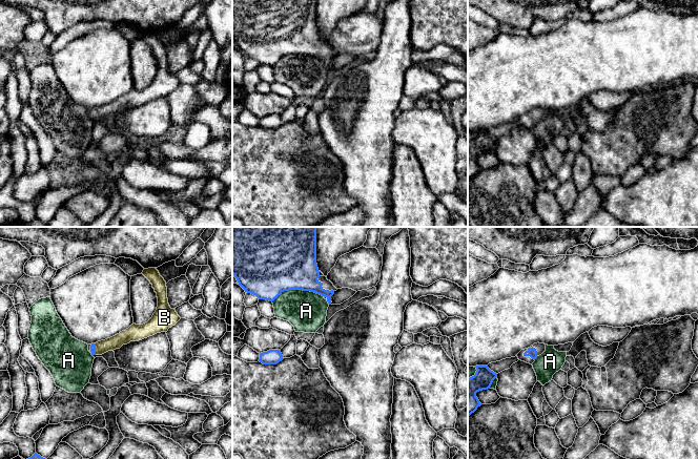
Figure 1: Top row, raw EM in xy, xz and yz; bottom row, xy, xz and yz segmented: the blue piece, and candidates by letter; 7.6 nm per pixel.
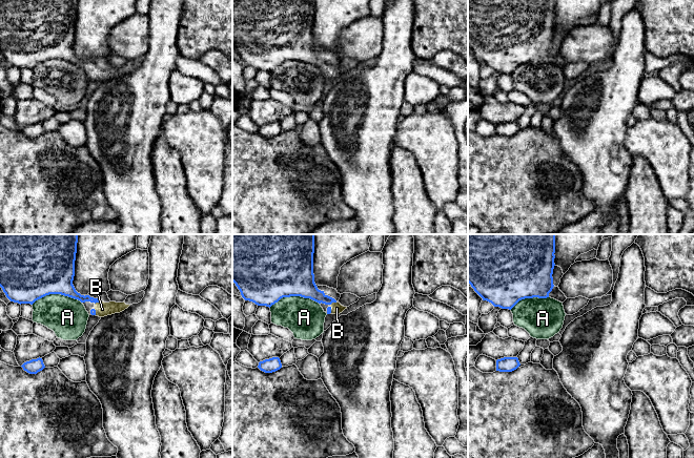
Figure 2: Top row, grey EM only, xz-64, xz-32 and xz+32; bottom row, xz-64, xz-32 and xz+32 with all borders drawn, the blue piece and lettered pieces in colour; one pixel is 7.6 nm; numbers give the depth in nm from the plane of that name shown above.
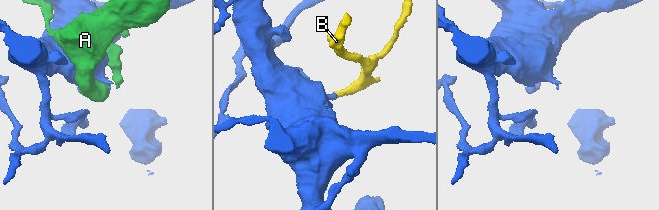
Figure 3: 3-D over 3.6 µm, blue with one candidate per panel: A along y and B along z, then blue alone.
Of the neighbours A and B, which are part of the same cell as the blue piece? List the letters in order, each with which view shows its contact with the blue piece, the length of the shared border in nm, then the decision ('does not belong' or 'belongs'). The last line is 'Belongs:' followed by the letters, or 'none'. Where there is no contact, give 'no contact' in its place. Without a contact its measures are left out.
A: xz | 400 nm | does not belong
B: xy | 90 nm | belongs
Belongs: B

